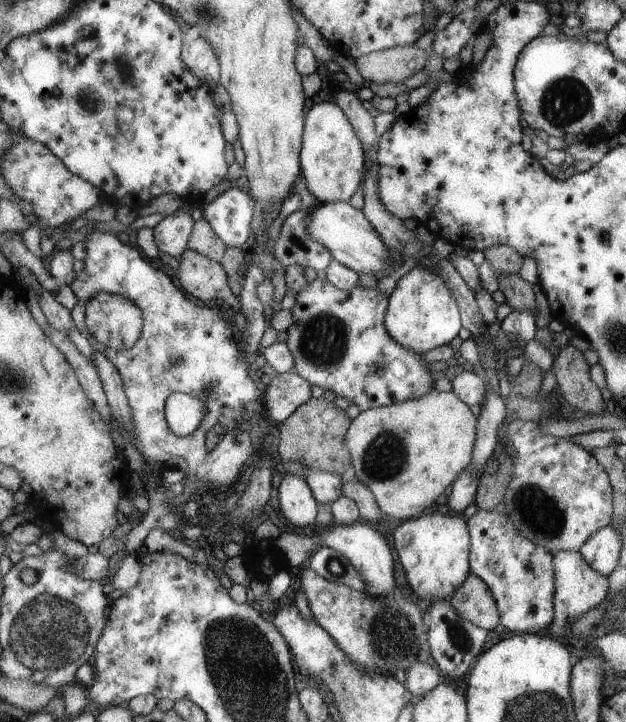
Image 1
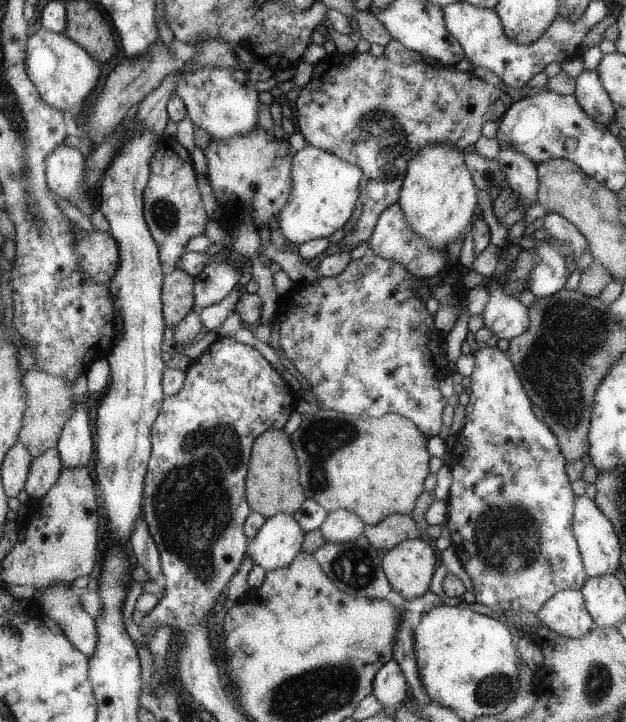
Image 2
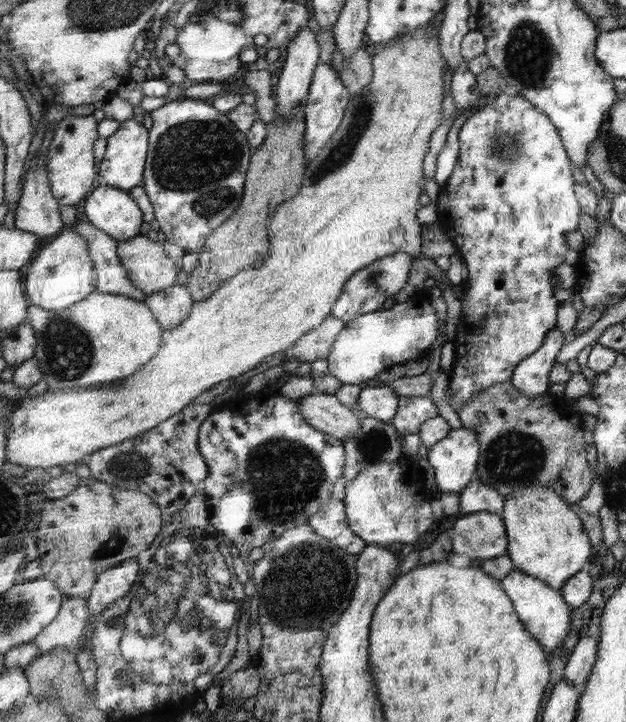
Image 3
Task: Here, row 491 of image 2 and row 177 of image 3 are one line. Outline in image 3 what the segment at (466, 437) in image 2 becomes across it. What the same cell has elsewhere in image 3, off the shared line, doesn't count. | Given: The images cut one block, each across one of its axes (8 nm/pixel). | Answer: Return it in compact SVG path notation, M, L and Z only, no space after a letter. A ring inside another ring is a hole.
M501 93L496 96L489 96L489 98L489 104L474 112L459 131L458 162L451 177L442 186L436 203L436 207L438 207L437 222L443 227L447 238L454 243L454 246L457 246L460 251L458 255L467 263L468 268L468 280L462 285L464 301L461 301L461 316L458 319L452 342L455 352L454 366L452 372L448 374L448 394L452 396L450 397L450 404L455 411L458 411L458 408L466 404L476 393L484 392L490 386L510 381L519 362L543 347L547 333L557 328L556 310L560 308L560 302L554 298L554 288L552 288L550 276L552 276L554 268L564 262L564 256L570 250L570 246L566 242L566 234L574 232L578 228L578 220L581 216L581 204L578 204L579 200L576 200L577 195L574 194L575 184L574 178L572 178L572 170L570 170L570 155L567 153L566 147L562 146L563 140L560 140L559 130L551 122L549 116L519 95L506 96L506 94Z

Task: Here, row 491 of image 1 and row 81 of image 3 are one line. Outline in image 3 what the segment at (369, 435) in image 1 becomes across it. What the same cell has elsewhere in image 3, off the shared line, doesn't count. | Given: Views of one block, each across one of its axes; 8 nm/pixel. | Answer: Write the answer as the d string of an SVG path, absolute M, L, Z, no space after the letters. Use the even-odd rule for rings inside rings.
M429 22L428 26L422 26L415 31L404 33L400 36L398 42L392 40L388 43L388 46L384 46L382 52L374 53L372 58L373 74L370 85L367 86L365 92L361 93L361 96L351 98L340 127L334 132L330 141L318 151L316 159L307 161L306 180L304 180L300 192L275 210L269 226L271 252L267 260L264 260L262 264L255 268L240 271L231 280L224 281L220 288L215 293L212 293L212 296L198 302L194 301L188 318L184 319L182 324L177 327L163 329L162 348L150 362L147 362L143 368L140 368L138 372L130 377L107 386L76 387L75 389L66 390L48 389L45 393L21 400L16 412L12 413L12 418L10 418L12 422L8 426L8 462L24 466L26 470L28 469L27 466L50 468L50 466L63 467L64 464L80 464L80 460L84 460L84 456L88 456L88 454L120 444L128 438L139 437L140 434L156 428L156 426L167 421L174 414L186 409L198 395L210 390L215 384L230 380L230 378L236 378L240 374L255 368L256 364L260 364L264 358L291 348L304 334L316 328L327 316L331 315L335 302L339 300L344 288L346 288L347 281L359 269L371 265L372 262L378 261L380 258L396 253L412 254L414 258L424 257L422 256L421 246L424 225L416 220L414 212L421 208L421 206L418 206L418 196L425 192L422 190L422 186L424 186L422 160L428 154L428 144L430 144L428 138L432 136L442 123L442 102L444 102L444 94L446 94L444 92L444 78L446 77L446 66L448 66L447 60L443 58L443 53L440 50L438 31L435 34L430 31L432 30L432 24L434 22Z

